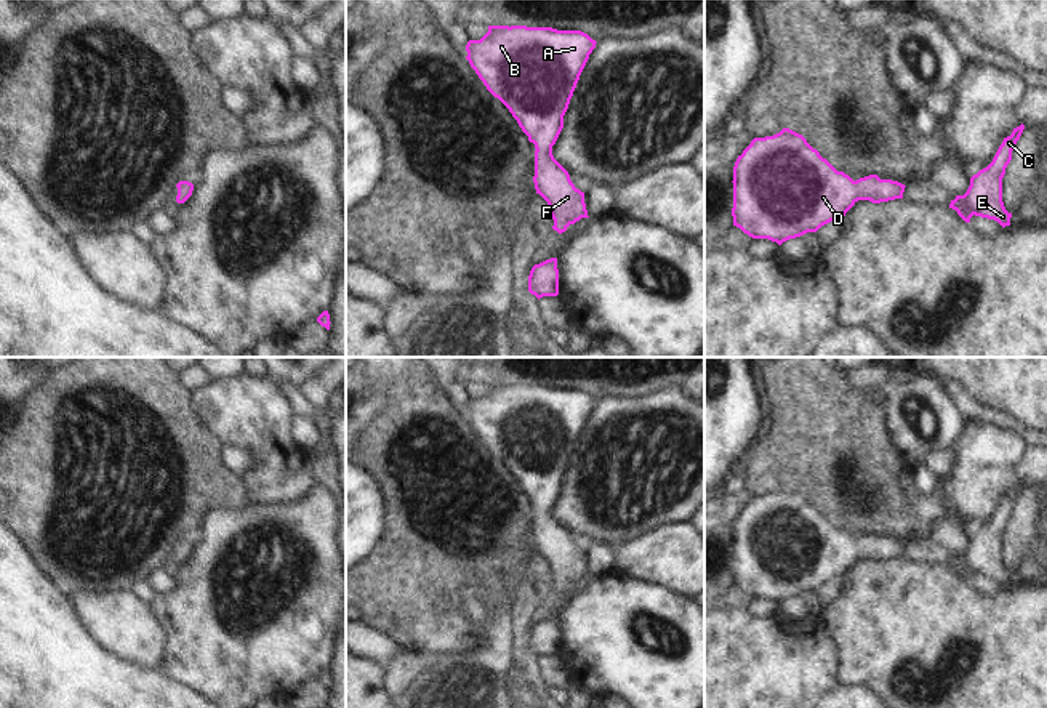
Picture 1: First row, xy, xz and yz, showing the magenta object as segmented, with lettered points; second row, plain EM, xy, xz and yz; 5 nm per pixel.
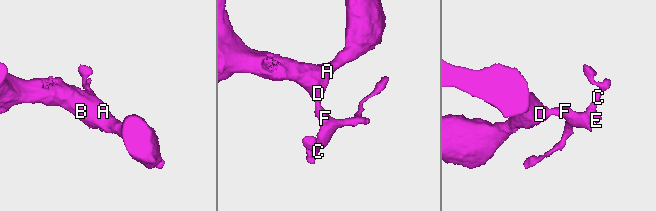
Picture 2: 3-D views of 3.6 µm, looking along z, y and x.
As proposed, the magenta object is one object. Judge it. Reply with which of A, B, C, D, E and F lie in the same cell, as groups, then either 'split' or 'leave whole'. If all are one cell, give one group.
A B C D E F; leave whole

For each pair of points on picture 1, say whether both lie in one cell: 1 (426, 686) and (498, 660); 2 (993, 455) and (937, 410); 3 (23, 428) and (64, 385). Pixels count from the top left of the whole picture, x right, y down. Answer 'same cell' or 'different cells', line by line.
1: same cell
2: different cells
3: same cell

